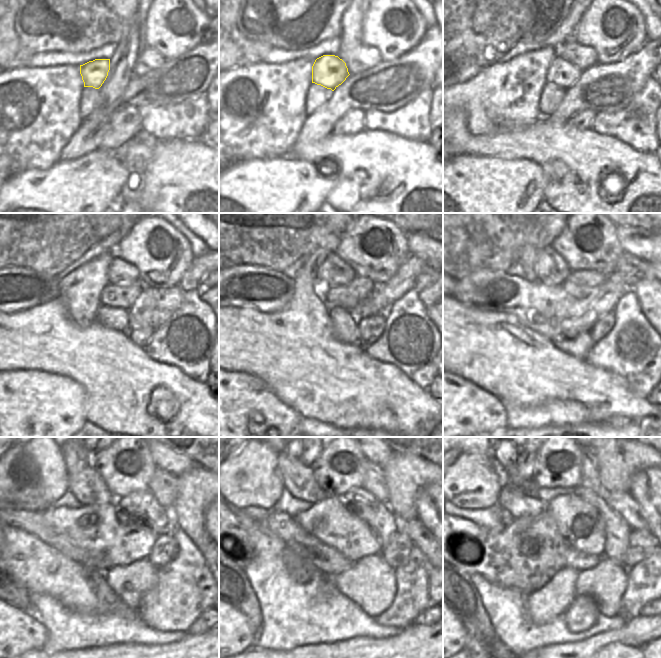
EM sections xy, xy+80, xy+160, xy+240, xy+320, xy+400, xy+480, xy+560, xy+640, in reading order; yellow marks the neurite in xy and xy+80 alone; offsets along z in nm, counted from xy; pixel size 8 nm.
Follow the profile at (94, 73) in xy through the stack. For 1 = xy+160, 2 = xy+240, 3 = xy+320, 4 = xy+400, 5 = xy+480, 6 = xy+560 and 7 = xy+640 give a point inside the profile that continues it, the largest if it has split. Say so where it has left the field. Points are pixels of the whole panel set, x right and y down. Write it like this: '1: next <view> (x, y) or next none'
1: next xy+160 (561, 72)
2: next xy+240 (123, 296)
3: next xy+320 (347, 296)
4: next xy+400 (580, 284)
5: next xy+480 (139, 507)
6: next xy+560 (360, 501)
7: next xy+640 (618, 531)

